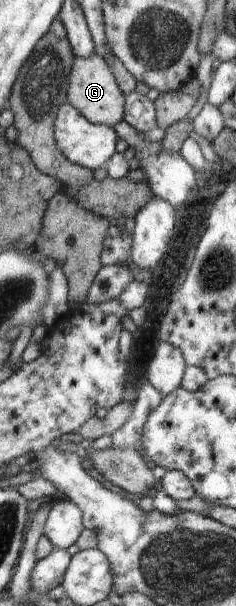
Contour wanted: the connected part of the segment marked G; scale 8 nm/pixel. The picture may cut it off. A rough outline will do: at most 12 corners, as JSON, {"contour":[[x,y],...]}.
{"contour":[[102,56],[74,58],[66,99],[92,124],[123,121],[126,96]]}

